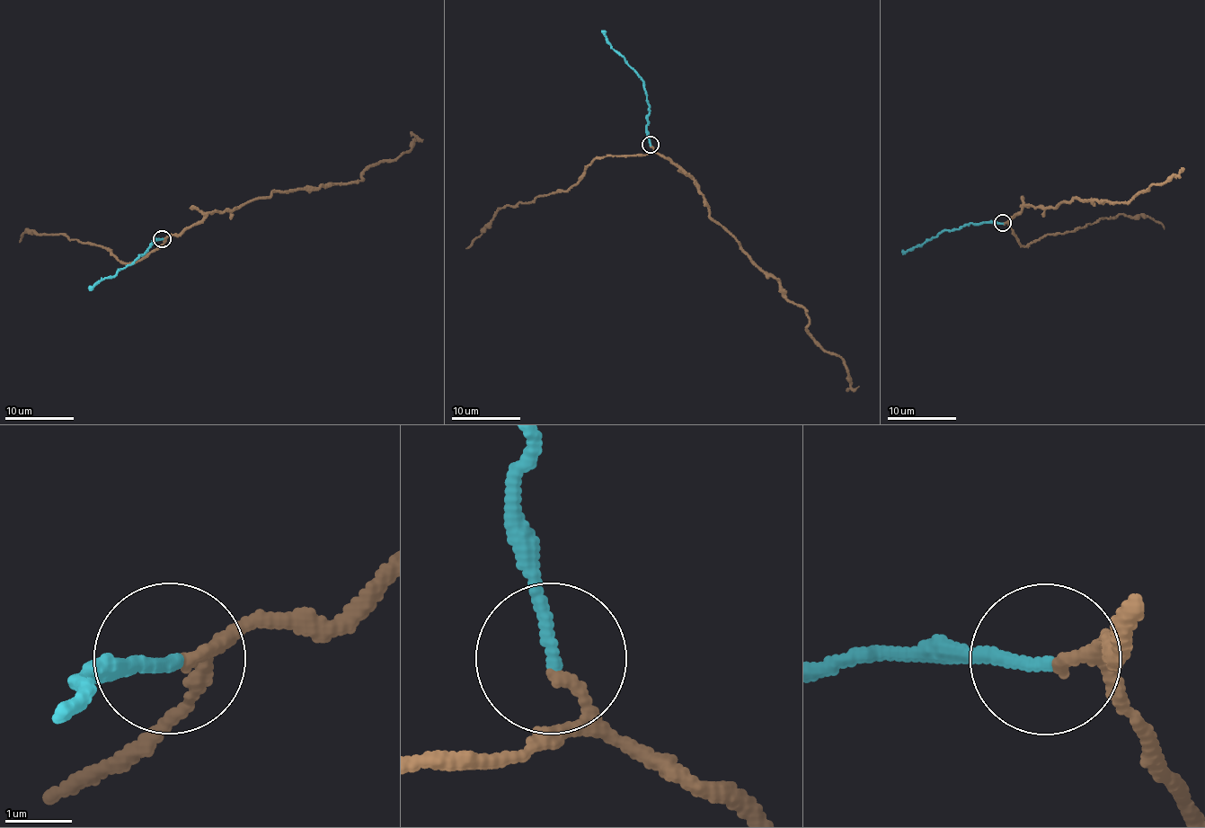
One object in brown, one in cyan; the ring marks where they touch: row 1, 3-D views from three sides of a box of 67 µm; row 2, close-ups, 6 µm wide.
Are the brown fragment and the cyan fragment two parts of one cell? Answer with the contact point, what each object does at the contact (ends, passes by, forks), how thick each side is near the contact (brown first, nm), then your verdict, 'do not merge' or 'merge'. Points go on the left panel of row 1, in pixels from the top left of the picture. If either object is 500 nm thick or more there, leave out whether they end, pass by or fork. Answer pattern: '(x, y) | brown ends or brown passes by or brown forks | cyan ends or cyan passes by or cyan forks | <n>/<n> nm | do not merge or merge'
(162, 238) | brown passes by | cyan ends | 110/190 nm | merge

